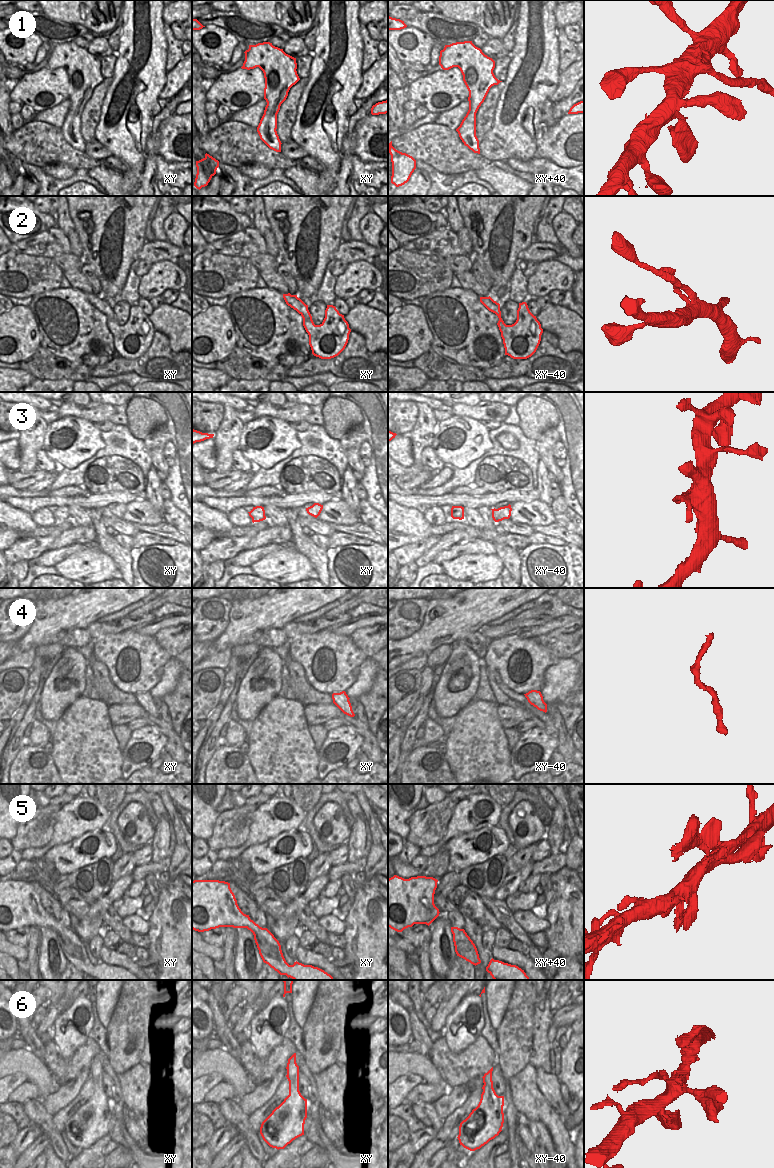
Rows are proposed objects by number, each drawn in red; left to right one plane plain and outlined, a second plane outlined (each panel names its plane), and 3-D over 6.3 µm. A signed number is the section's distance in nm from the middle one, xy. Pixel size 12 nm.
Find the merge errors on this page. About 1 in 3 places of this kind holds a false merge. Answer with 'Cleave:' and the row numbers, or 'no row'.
Cleave: 6

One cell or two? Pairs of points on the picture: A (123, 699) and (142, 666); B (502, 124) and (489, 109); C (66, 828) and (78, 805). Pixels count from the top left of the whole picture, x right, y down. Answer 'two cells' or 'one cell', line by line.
A: two cells
B: two cells
C: one cell

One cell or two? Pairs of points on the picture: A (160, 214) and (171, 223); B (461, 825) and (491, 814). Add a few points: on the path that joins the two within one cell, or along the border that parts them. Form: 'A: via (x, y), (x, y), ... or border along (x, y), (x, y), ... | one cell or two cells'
A: border along (174, 210), (163, 223), (166, 239) | two cells
B: via (470, 825), (477, 826), (487, 823) | one cell

